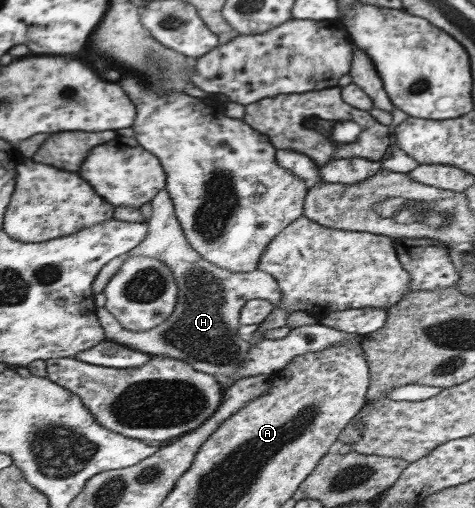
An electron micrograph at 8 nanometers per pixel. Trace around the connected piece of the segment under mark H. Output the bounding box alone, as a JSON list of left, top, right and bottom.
[93,189,281,378]

